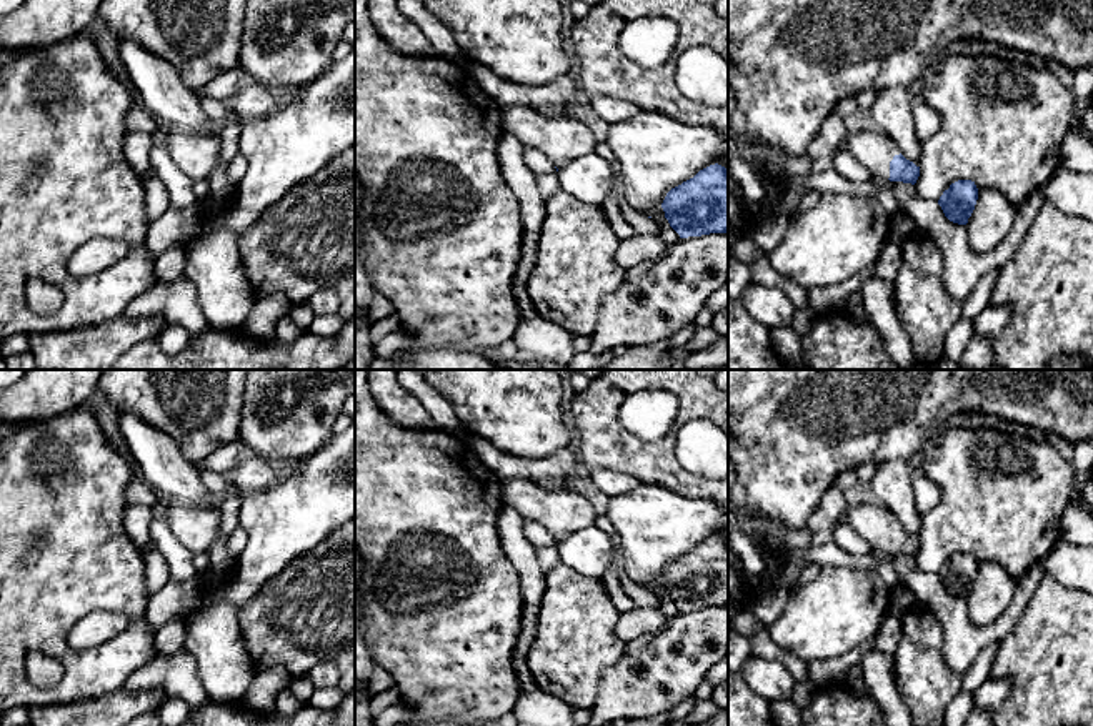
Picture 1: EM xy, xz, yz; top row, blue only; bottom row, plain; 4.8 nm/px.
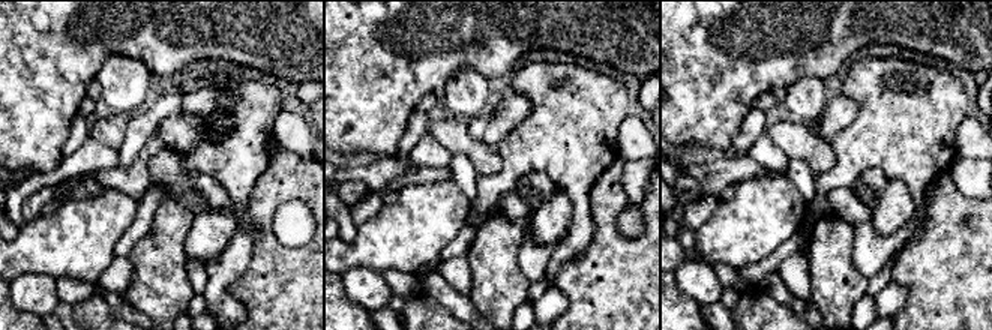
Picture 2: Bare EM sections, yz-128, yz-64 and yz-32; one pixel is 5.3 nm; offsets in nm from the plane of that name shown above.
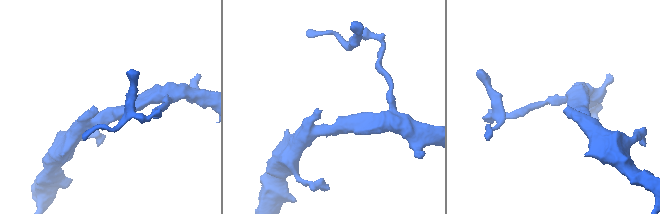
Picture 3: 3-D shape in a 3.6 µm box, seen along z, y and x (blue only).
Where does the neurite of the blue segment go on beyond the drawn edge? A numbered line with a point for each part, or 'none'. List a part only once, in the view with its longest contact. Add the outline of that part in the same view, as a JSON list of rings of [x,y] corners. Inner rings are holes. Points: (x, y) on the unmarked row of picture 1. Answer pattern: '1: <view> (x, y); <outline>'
1: yz (873, 522); [[[861,503],[850,506],[846,513],[850,525],[860,533],[875,551],[890,551],[890,535],[900,528],[895,515],[880,503]]]

